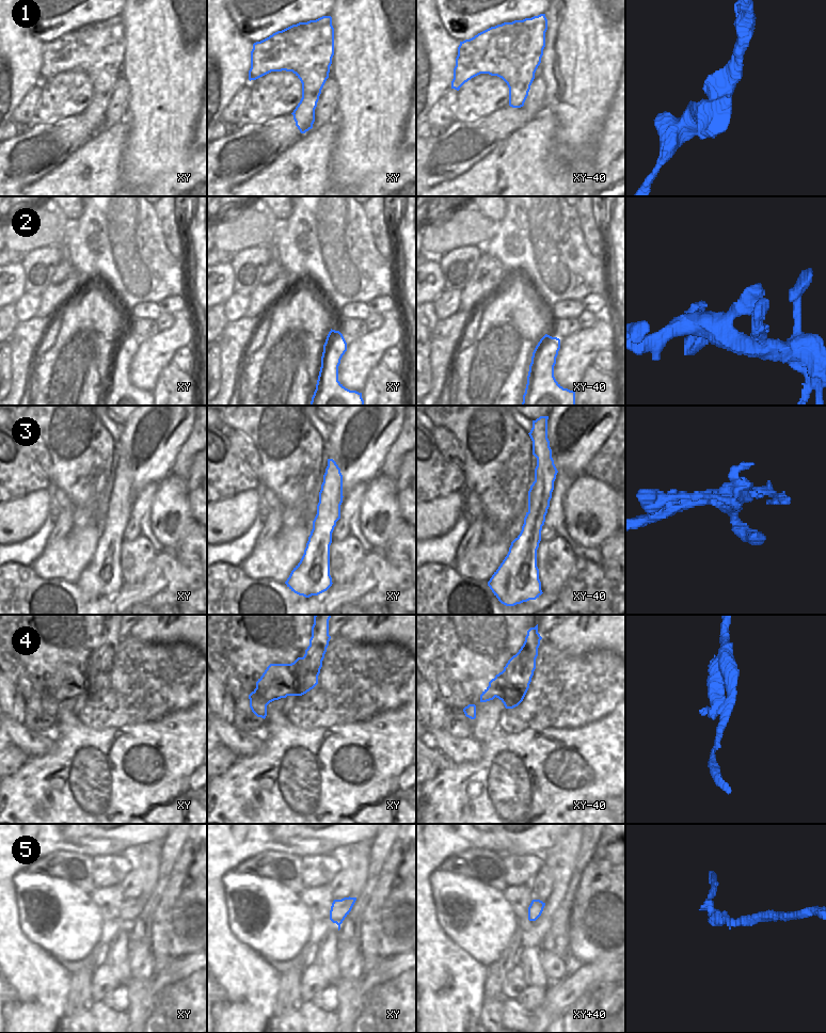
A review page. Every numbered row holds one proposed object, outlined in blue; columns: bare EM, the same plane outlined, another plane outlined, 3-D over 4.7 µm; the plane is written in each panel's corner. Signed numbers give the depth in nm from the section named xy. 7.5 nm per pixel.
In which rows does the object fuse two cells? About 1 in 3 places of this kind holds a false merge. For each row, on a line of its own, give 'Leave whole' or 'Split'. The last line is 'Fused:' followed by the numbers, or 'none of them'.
1: Leave whole
2: Leave whole
3: Split
4: Split
5: Leave whole
Fused: 3, 4

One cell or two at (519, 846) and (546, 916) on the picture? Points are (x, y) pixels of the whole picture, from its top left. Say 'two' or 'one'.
two

